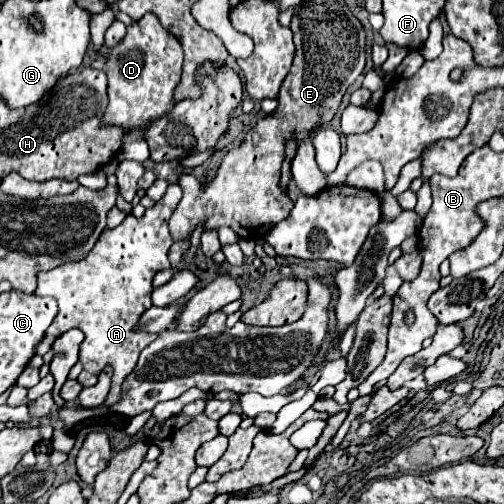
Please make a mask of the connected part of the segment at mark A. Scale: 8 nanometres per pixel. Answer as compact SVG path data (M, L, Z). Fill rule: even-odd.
M170 185L166 195L154 207L146 209L144 217L138 219L130 213L118 227L102 231L98 243L82 261L64 263L56 269L38 273L38 287L34 293L40 297L54 297L60 307L46 335L58 337L62 331L74 327L84 331L84 341L78 353L84 371L80 373L78 383L84 387L94 385L106 365L114 369L110 389L113 398L108 397L104 401L108 407L121 399L124 377L136 367L140 351L157 337L156 333L138 329L138 323L144 311L152 307L150 293L154 275L162 269L170 269L168 249L172 245L172 237L168 231L168 219L178 207L180 199L180 185Z

